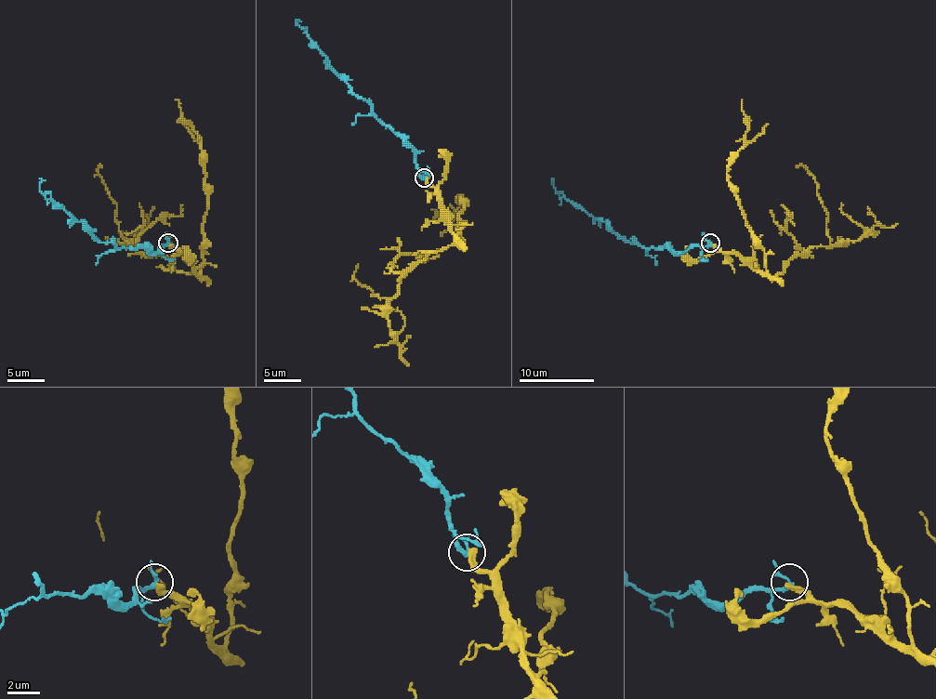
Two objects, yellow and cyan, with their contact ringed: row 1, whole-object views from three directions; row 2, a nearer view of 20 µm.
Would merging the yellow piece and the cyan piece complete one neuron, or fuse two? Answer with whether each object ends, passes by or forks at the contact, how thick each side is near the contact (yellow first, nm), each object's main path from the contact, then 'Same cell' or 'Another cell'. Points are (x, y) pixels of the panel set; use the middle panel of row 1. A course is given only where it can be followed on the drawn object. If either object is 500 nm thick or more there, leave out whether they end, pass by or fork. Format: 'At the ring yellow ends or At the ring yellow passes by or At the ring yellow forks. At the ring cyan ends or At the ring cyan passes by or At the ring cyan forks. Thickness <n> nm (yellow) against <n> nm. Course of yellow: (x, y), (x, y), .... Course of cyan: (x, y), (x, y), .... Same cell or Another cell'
At the ring yellow ends. At the ring cyan passes by. Thickness 360 nm (yellow) against 240 nm. Course of yellow: (425, 178), (435, 189), (454, 242), (410, 268), (391, 297), (371, 296), (373, 290), (354, 277), (358, 264). Course of cyan: (423, 178), (412, 150), (376, 117), (369, 102), (356, 95), (305, 29), (296, 23), (296, 19). Another cell

